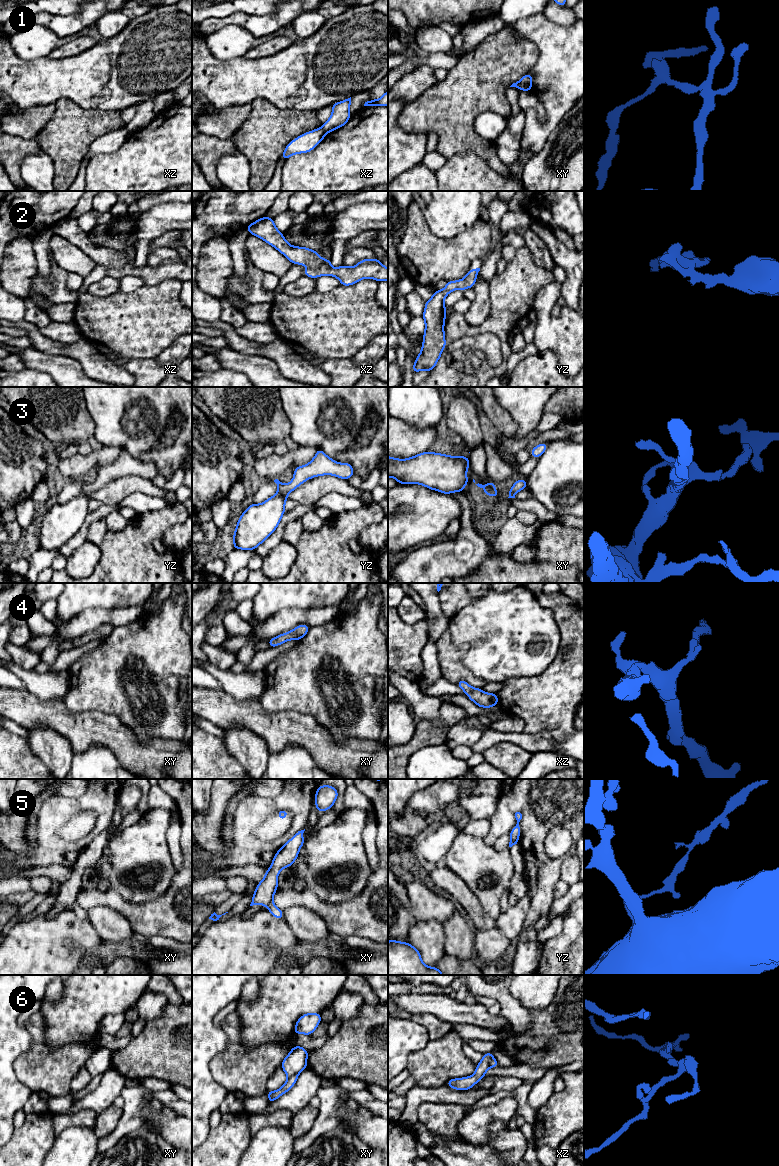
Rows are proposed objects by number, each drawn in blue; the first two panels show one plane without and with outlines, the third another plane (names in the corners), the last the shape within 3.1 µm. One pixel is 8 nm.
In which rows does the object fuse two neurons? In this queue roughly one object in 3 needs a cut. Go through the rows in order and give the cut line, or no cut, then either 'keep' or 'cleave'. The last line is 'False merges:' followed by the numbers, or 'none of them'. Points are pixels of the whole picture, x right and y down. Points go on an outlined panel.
1: cut xz (321, 127), (325, 133); cleave
2: cut none; keep
3: cut none; keep
4: cut none; keep
5: cut none; keep
6: cut xz (493, 1057), (489, 1062), (491, 1066); cleave
False merges: 1, 6

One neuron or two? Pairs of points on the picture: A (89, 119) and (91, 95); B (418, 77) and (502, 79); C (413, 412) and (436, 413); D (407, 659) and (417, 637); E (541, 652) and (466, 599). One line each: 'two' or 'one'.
A: two
B: two
C: one
D: one
E: two

